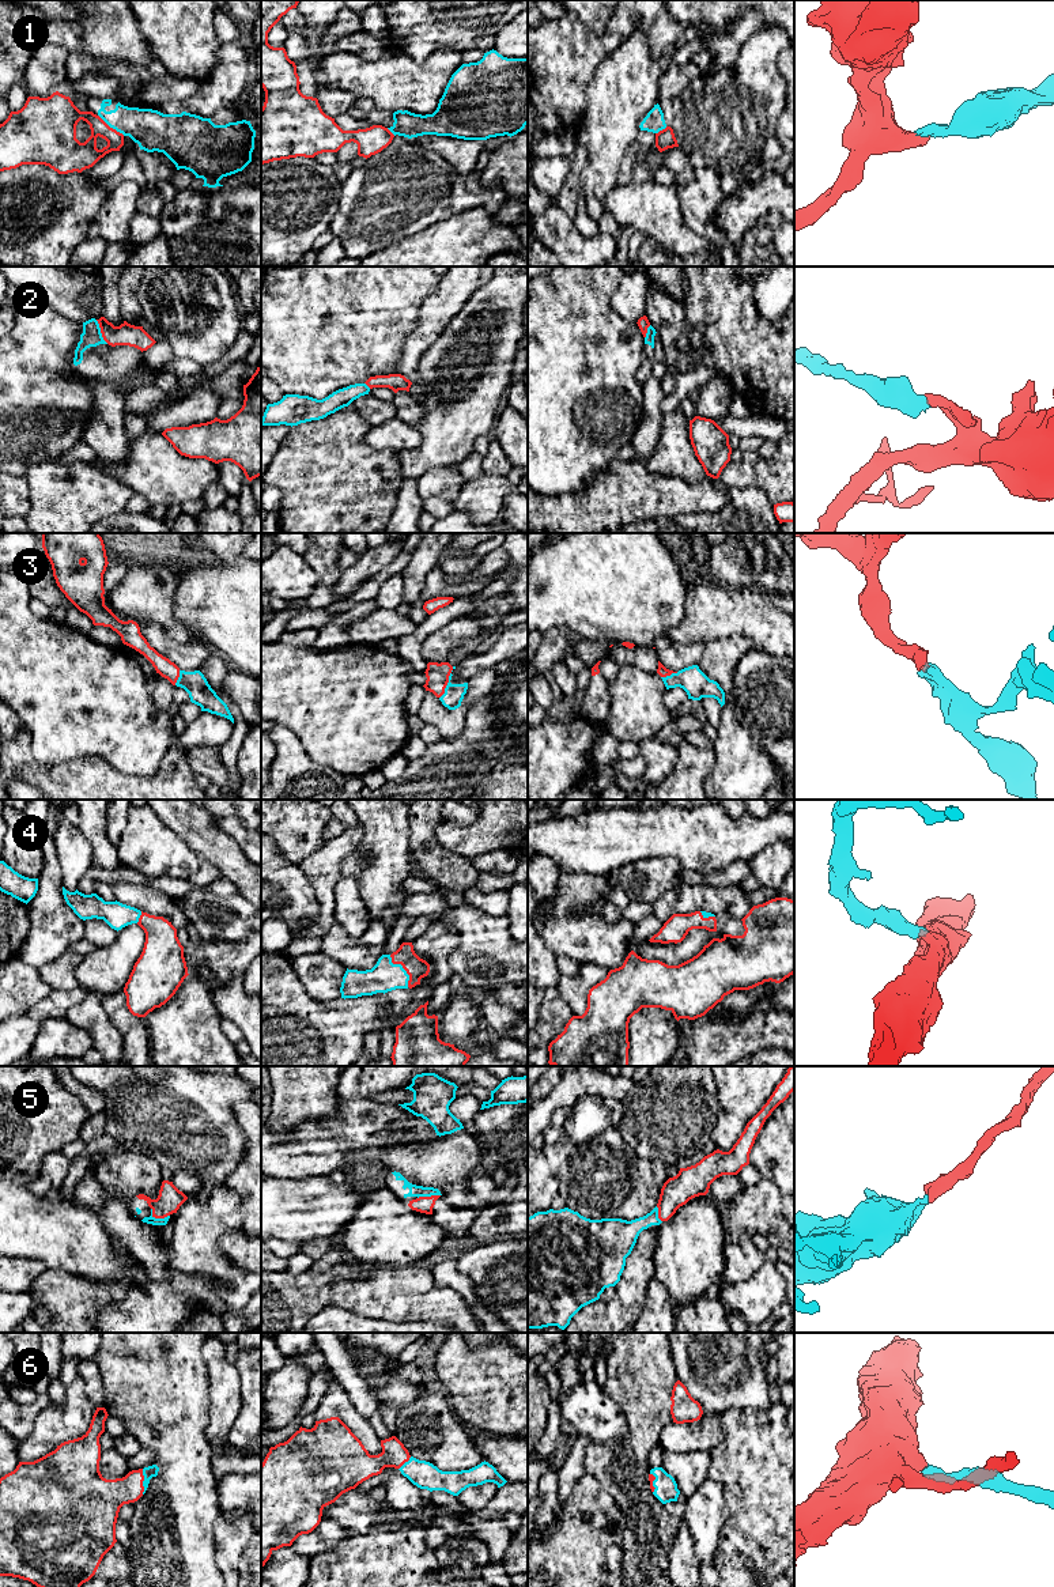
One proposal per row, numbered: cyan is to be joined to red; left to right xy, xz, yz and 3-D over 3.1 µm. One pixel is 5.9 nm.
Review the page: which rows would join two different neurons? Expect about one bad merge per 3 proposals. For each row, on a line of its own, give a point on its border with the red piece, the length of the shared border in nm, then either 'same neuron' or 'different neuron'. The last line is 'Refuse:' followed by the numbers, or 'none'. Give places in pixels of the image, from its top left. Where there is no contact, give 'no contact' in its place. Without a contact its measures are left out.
1: xy (112, 128) | 200 nm | different neuron
2: xy (101, 332) | 160 nm | different neuron
3: xz (448, 681) | 200 nm | same neuron
4: xz (403, 967) | 220 nm | same neuron
5: xy (158, 1217) | 120 nm | same neuron
6: xy (143, 1480) | 150 nm | same neuron
Refuse: 1, 2

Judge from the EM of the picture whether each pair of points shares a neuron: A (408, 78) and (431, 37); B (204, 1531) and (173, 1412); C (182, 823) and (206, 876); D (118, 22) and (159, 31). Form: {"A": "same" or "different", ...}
{"A": "different", "B": "same", "C": "different", "D": "different"}

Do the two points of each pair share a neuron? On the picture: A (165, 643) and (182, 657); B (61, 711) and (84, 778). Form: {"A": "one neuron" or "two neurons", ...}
{"A": "one neuron", "B": "two neurons"}

